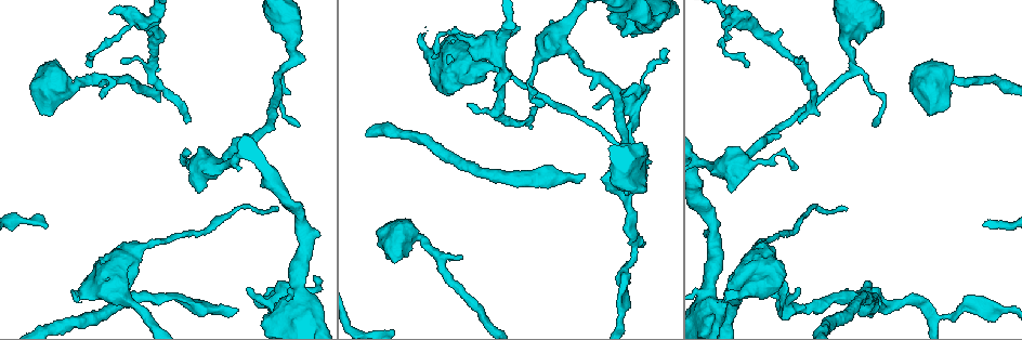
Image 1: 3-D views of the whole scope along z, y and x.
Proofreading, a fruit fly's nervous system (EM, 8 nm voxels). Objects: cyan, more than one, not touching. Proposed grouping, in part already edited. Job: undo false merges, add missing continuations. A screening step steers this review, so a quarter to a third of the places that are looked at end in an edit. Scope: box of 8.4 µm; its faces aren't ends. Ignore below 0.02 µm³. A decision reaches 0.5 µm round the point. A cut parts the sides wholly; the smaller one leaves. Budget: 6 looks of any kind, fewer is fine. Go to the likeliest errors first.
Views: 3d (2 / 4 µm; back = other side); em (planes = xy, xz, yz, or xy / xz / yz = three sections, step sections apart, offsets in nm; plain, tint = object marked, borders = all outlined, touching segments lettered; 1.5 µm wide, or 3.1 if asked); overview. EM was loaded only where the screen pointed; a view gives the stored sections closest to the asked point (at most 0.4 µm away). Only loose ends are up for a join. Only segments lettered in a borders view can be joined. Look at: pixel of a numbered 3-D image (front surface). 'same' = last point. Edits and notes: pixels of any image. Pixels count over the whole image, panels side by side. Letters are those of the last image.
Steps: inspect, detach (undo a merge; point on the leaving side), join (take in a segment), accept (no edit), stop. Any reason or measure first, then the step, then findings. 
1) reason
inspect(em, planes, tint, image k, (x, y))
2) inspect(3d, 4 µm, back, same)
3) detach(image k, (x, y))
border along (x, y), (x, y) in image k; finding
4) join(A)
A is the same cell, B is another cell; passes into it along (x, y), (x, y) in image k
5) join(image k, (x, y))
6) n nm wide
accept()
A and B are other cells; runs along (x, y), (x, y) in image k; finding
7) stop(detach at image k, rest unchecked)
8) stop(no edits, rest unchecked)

free end
inspect(em, xy, step 8, borders, image 1, (800, 121))

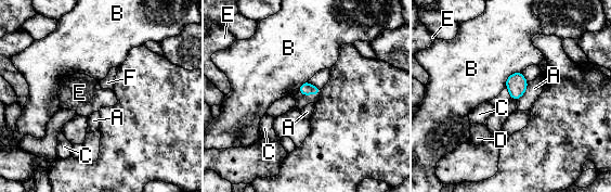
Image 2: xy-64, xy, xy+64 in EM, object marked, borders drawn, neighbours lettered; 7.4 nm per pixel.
B touches over 170 nm
join(image 2, (301, 101))
E is the same cell, A, B, C, D and F are other cells; passes into it along (306, 89), (308, 94), (301, 101) in image 2; it goes on there

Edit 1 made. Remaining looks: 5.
an open end
inspect(em, planes, borders, image 1, (246, 288))

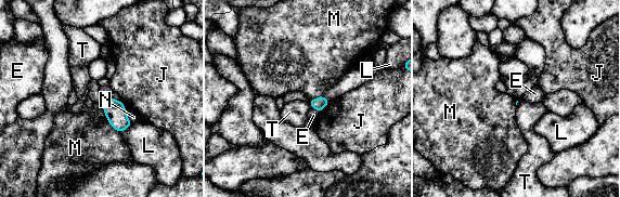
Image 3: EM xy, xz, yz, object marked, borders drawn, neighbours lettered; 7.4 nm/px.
accept()
E, J, L, M, N and T are other cells; border along (103, 110), (107, 119) in image 3; no lettered segment goes on from it

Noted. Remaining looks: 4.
stop(join at image 2, rest unchecked)

